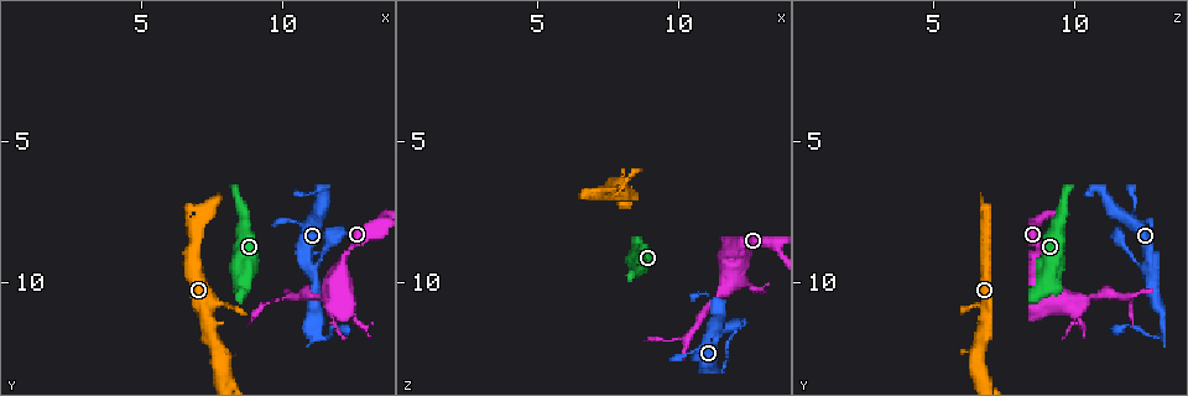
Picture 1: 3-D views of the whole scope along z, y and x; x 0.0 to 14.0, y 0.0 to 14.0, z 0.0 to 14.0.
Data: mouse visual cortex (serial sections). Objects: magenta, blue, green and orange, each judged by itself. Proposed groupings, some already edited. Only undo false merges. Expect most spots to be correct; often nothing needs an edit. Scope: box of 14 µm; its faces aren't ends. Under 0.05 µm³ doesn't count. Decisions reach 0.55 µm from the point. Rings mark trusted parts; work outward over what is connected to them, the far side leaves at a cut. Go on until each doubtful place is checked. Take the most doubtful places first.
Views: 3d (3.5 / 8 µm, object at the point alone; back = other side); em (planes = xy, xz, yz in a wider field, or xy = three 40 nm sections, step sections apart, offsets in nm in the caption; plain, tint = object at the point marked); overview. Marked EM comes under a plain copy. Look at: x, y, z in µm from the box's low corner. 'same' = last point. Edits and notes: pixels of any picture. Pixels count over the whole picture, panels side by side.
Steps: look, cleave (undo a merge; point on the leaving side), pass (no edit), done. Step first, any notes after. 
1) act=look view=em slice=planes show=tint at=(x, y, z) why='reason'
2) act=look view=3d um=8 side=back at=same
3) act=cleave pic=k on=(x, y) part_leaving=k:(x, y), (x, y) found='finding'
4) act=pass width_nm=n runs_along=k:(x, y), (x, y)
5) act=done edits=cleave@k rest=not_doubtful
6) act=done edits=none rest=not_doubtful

act=look view=3d um=8 at=(11.2, 11.4, 13.0) why='abrupt turn'

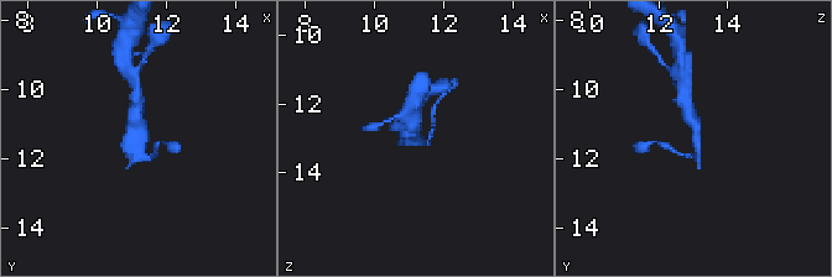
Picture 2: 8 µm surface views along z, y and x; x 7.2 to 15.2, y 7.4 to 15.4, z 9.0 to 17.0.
act=look view=3d um=3.5 at=(11.3, 11.4, 13.1)

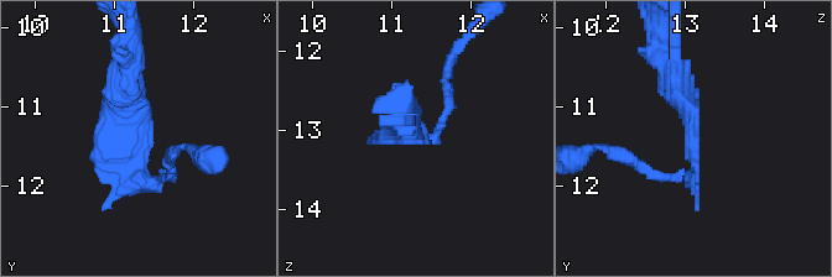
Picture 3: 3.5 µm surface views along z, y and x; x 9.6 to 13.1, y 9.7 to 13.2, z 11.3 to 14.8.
act=look view=em slice=xy step=2 show=tint at=(11.25, 11.45, 13.05) why='shape alone is not enough'

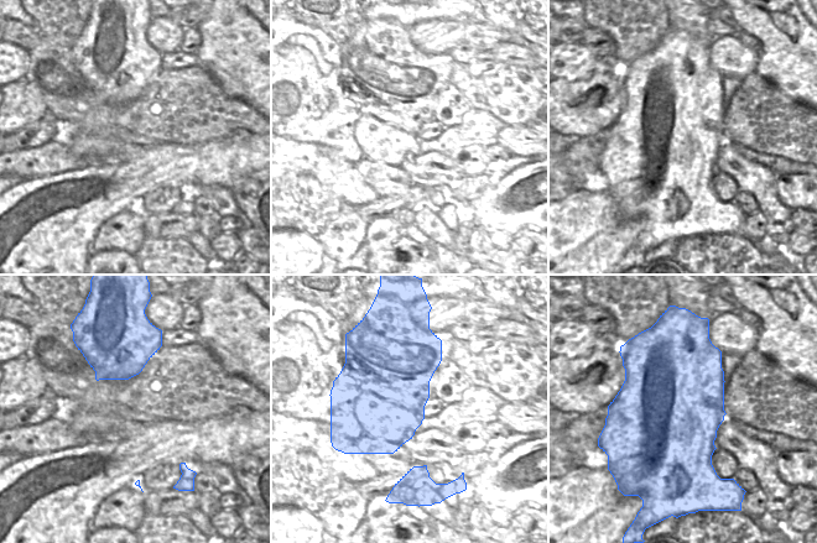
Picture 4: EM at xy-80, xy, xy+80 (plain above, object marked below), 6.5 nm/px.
act=pass runs_along=3:(128, 66), (131, 161), (146, 179), (168, 176) found='all the same cell'

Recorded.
act=look view=3d um=3.5 at=(12.2, 9.9, 8.6) why='branch point'

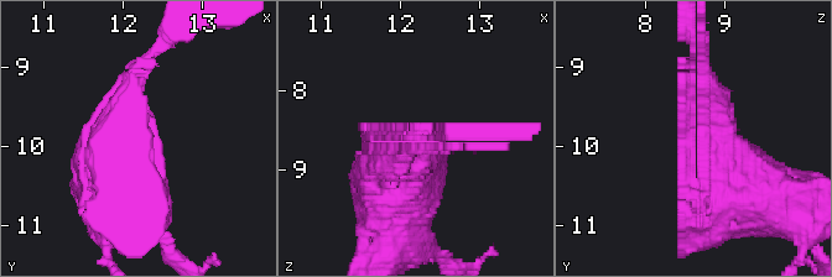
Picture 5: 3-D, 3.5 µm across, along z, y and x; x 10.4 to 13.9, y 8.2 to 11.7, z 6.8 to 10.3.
act=look view=em slice=planes show=tint at=(12.15, 9.80, 8.50)

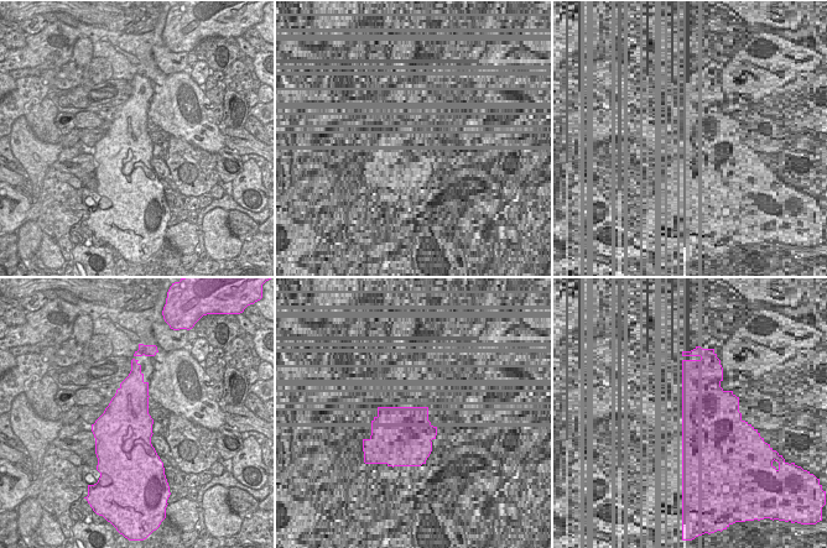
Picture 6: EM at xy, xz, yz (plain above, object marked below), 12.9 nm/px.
act=pass runs_along=5:(155, 56), (131, 71), (131, 203) found='continuous, no second cell'

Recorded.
act=look view=em slice=xy step=3 show=tint at=(8.6, 10.3, 8.9) why='sharp bend'

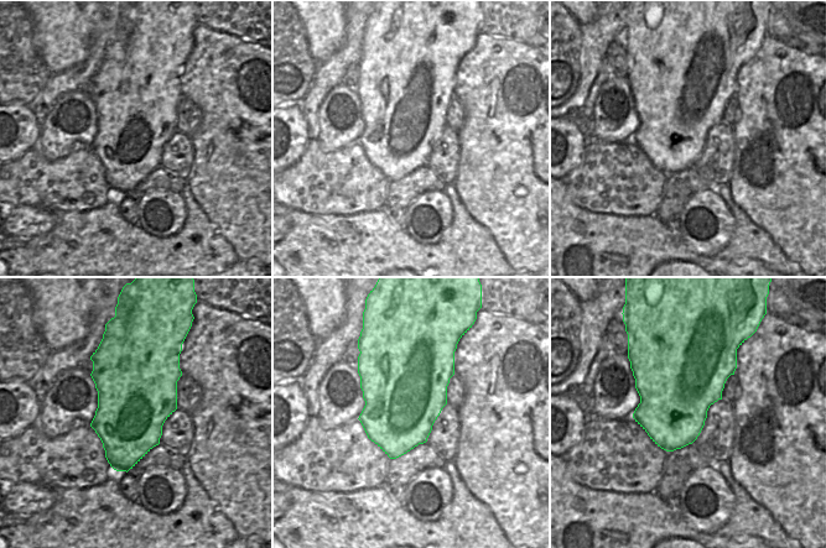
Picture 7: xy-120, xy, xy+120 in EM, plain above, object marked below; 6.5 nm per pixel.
act=look view=3d um=3.5 at=same why='see where the arms go'

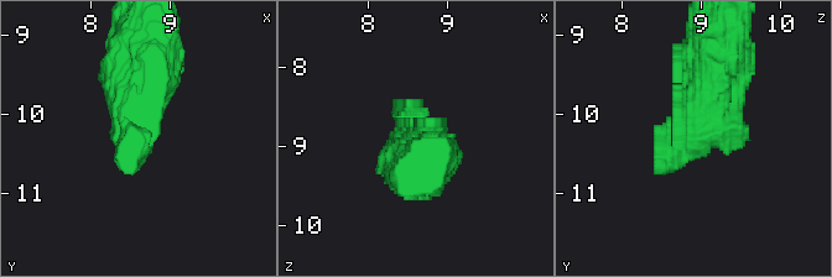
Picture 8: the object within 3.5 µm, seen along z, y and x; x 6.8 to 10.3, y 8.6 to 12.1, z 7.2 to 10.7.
act=pass runs_along=8:(708, 66), (667, 119) found='one cell here'

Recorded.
act=done edits=none rest=not_doubtful

